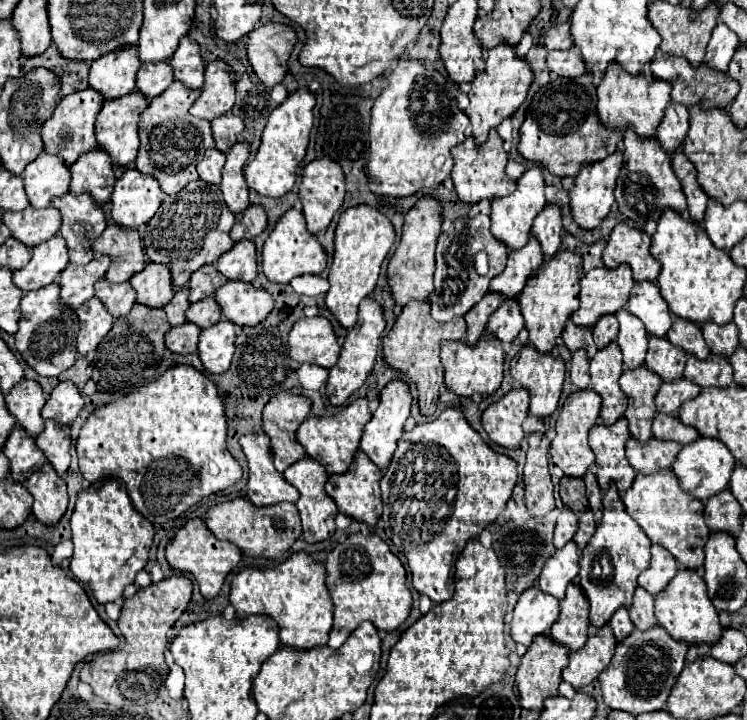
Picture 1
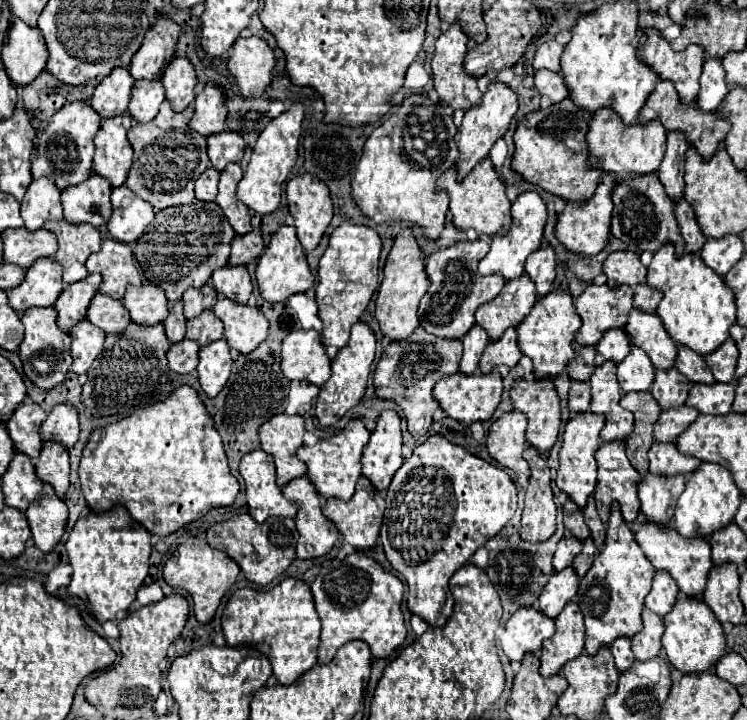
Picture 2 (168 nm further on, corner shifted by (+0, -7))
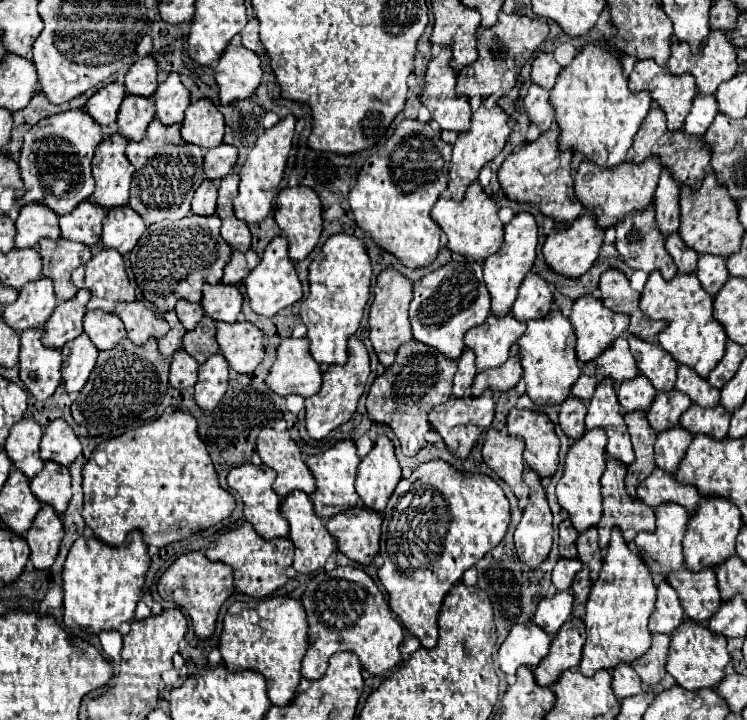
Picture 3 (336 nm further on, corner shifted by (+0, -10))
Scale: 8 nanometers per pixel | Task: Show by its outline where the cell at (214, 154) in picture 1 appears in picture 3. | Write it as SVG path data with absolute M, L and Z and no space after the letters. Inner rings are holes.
M203 180L203 184L195 190L191 210L199 216L211 216L215 214L215 202L217 202L217 184L211 180Z

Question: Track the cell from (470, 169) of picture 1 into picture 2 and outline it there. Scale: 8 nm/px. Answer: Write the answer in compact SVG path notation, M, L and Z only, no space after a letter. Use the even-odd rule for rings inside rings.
M489 157L481 159L475 169L465 177L457 179L457 169L447 169L439 181L437 189L445 189L449 193L449 209L453 213L453 223L461 229L473 227L477 235L495 235L495 233L505 233L511 225L511 201L505 195L505 185L495 171L493 163Z

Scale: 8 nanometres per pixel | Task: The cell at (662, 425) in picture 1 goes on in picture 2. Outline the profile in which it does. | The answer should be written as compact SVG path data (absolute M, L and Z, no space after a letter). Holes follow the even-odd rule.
M655 441L649 449L649 471L655 475L675 475L675 473L691 473L701 461L697 457L685 455L677 449L675 443L659 443Z

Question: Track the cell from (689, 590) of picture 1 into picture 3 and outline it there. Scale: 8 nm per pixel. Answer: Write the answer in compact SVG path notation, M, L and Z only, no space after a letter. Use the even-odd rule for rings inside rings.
M681 624L679 632L671 636L667 672L685 690L715 688L725 678L725 666L731 662L731 656L727 652L727 640L723 640L723 636L715 636L703 624L693 624L693 626L695 630L687 630L687 626Z

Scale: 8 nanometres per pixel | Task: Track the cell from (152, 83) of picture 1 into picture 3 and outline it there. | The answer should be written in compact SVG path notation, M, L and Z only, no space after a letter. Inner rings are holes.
M127 94L119 108L119 116L117 116L119 130L117 132L133 142L143 140L147 126L155 116L153 110L155 110L155 104L151 98Z

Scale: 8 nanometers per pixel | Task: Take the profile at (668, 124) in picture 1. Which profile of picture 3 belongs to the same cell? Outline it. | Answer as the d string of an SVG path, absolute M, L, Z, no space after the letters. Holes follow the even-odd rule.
M661 176L659 186L655 190L655 224L663 232L663 236L669 236L677 232L679 228L679 188L671 184L671 176Z

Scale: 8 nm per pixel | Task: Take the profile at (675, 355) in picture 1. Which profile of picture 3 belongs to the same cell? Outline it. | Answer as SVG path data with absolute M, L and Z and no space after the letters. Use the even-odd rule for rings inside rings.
M679 390L659 392L651 410L647 412L649 426L655 432L665 432L669 428L679 426L681 414L691 406L691 398L683 396Z

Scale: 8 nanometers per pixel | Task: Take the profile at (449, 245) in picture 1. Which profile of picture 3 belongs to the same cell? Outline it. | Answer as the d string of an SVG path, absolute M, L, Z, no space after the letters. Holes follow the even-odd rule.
M449 262L435 272L423 276L413 290L409 318L413 326L413 338L435 348L449 360L457 360L463 354L463 336L469 328L485 322L489 316L491 298L483 284L483 272L479 264Z

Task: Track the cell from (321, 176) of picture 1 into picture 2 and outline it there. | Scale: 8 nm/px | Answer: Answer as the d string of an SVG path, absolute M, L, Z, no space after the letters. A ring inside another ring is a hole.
M311 173L297 175L287 183L287 201L299 241L307 251L315 249L333 219L333 203L327 185Z

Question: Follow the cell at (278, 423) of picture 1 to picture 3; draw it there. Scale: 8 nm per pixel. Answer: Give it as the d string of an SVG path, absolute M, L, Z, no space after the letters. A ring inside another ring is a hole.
M265 428L257 436L257 454L261 456L263 464L277 470L277 480L273 488L279 498L301 490L311 494L315 490L315 478L311 476L309 468L301 460L299 446L291 440L289 432L277 432L273 428Z

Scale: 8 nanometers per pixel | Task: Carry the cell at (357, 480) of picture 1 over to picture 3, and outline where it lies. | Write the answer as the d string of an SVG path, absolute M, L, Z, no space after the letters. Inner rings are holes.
M351 508L347 512L341 512L327 520L327 530L337 540L337 550L345 554L349 560L369 566L373 558L379 552L379 538L381 538L381 516L375 516L375 512L367 512L367 508Z

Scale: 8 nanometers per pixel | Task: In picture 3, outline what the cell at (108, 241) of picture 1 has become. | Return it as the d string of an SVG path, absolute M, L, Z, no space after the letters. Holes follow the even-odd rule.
M101 250L83 264L83 278L75 282L77 290L89 290L91 300L87 310L113 312L119 302L135 300L135 286L129 282L125 262L119 252Z

